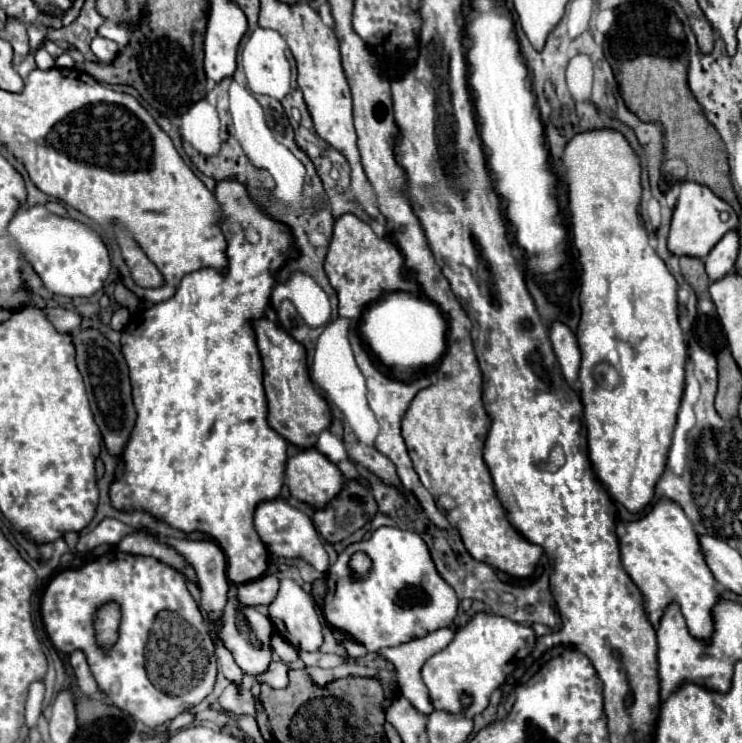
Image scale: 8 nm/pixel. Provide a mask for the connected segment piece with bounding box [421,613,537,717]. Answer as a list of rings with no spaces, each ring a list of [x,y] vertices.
[[[479,613],[465,627],[457,631],[457,639],[451,641],[443,651],[429,657],[423,665],[423,681],[429,689],[435,709],[461,713],[461,695],[471,697],[471,705],[465,707],[467,717],[475,717],[489,705],[491,693],[501,687],[509,673],[533,651],[537,635],[531,627],[509,621],[507,617]]]

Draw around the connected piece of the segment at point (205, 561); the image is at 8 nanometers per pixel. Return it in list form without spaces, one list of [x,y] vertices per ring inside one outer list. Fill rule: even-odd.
[[[165,537],[163,541],[175,547],[181,555],[185,555],[187,561],[195,567],[195,573],[201,583],[201,609],[205,611],[205,615],[209,617],[209,621],[217,631],[217,617],[227,603],[227,589],[229,589],[225,573],[227,565],[221,547],[209,539],[191,541],[191,539]]]

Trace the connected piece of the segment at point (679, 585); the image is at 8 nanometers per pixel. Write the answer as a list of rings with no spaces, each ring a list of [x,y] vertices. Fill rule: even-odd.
[[[673,501],[655,503],[653,509],[645,517],[625,525],[625,537],[621,537],[619,543],[621,543],[621,563],[623,563],[625,571],[629,573],[629,577],[633,579],[633,583],[643,593],[643,607],[645,607],[647,619],[653,625],[653,629],[659,629],[659,621],[661,621],[665,609],[671,603],[677,603],[681,609],[681,615],[685,617],[689,633],[697,641],[711,641],[711,637],[713,637],[713,605],[717,605],[717,601],[721,599],[719,583],[705,563],[705,555],[701,553],[699,535],[695,533],[693,523],[687,519],[683,509]]]

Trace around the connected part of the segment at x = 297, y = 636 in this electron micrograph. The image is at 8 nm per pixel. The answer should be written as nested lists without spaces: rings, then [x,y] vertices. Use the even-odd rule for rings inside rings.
[[[283,579],[277,597],[273,599],[273,603],[269,605],[269,619],[275,627],[275,631],[287,639],[293,647],[301,649],[301,651],[317,651],[323,643],[323,633],[321,633],[321,621],[313,603],[313,597],[309,593],[305,593],[295,581],[291,579]]]

